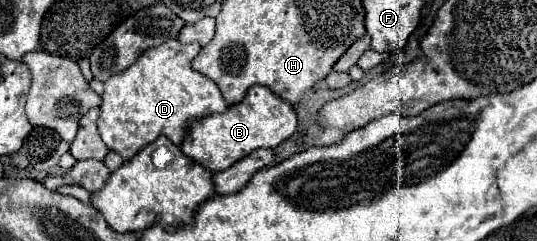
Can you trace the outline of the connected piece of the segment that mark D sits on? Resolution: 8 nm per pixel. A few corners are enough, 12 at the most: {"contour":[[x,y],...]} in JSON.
{"contour":[[168,40],[104,82],[98,130],[130,160],[230,108]]}

